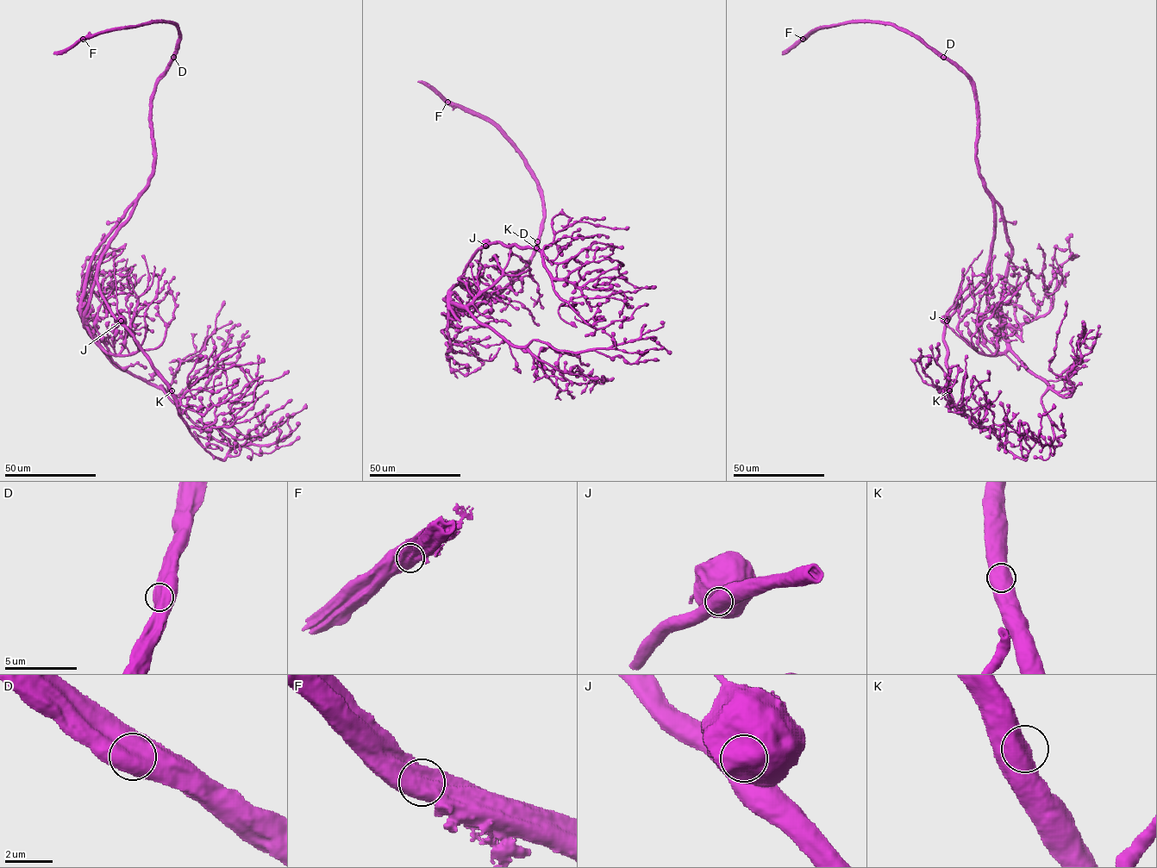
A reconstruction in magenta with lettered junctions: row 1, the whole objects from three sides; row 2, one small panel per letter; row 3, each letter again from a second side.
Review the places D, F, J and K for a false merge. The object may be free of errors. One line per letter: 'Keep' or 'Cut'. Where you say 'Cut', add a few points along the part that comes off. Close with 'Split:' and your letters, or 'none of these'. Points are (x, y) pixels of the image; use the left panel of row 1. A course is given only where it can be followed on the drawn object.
D: Keep
F: Keep
J: Cut. Course of the part to remove: (121, 321), (114, 259), (123, 250)
K: Keep
Split: J

